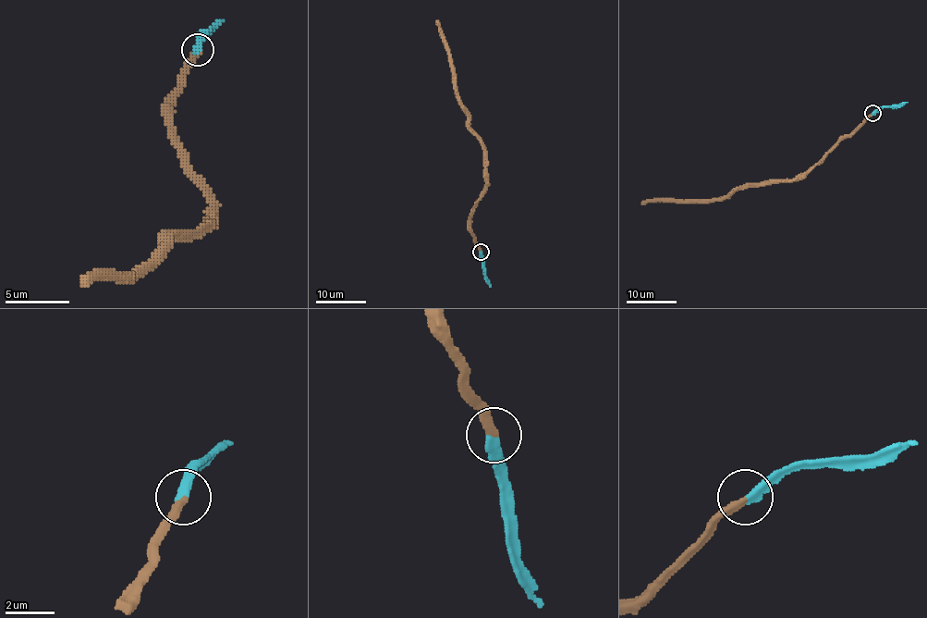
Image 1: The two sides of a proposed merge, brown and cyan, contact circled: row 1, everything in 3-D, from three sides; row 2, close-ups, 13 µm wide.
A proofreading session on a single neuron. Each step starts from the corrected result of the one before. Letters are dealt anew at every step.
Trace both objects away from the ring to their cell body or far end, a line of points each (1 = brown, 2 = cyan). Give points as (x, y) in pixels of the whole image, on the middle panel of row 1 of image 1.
1: (481, 252), (470, 230), (470, 209), (483, 191), (485, 148), (460, 105), (449, 49), (436, 20)
2: (481, 252), (484, 279), (491, 287)

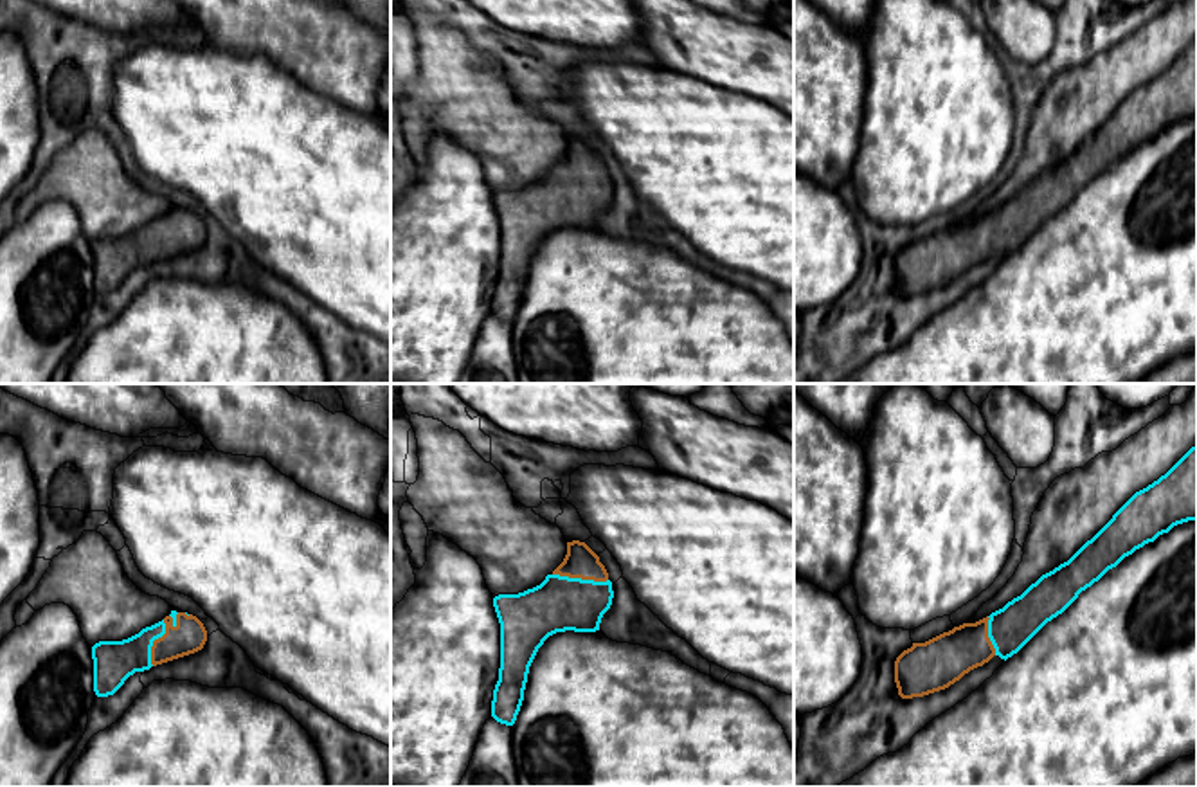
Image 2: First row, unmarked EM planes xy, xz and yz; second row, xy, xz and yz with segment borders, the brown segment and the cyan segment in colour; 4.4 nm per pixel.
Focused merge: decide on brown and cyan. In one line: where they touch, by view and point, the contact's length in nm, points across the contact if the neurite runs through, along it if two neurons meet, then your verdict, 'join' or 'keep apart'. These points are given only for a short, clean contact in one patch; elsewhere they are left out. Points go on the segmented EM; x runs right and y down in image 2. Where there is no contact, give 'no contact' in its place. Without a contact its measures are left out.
meets brown in xz at (580, 577); contact 260 nm long; join

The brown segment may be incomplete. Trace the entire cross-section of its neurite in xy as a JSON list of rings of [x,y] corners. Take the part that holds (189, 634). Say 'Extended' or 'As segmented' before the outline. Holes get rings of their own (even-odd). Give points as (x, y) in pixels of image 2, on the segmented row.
Extended. [[[176,611],[128,639],[99,641],[92,647],[94,692],[97,697],[113,695],[135,672],[194,654],[205,641],[203,623]]]

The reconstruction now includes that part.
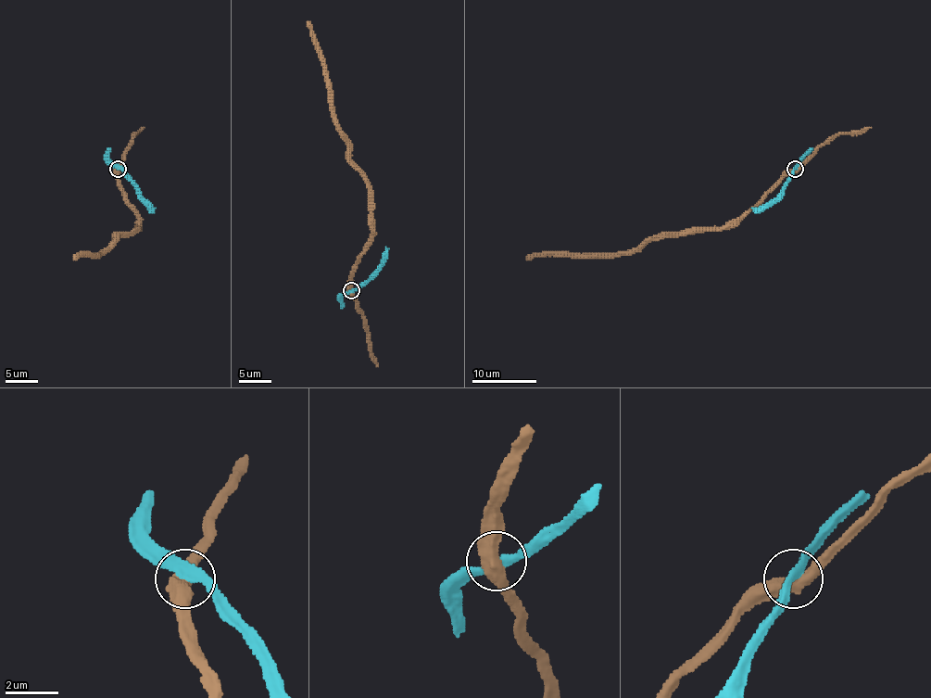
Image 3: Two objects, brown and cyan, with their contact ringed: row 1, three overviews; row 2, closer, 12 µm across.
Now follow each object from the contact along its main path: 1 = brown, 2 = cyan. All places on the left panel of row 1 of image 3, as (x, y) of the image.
1: (119, 169), (119, 188), (134, 211), (138, 227), (121, 232), (99, 255), (78, 255), (73, 258)
2: (119, 169), (154, 211)

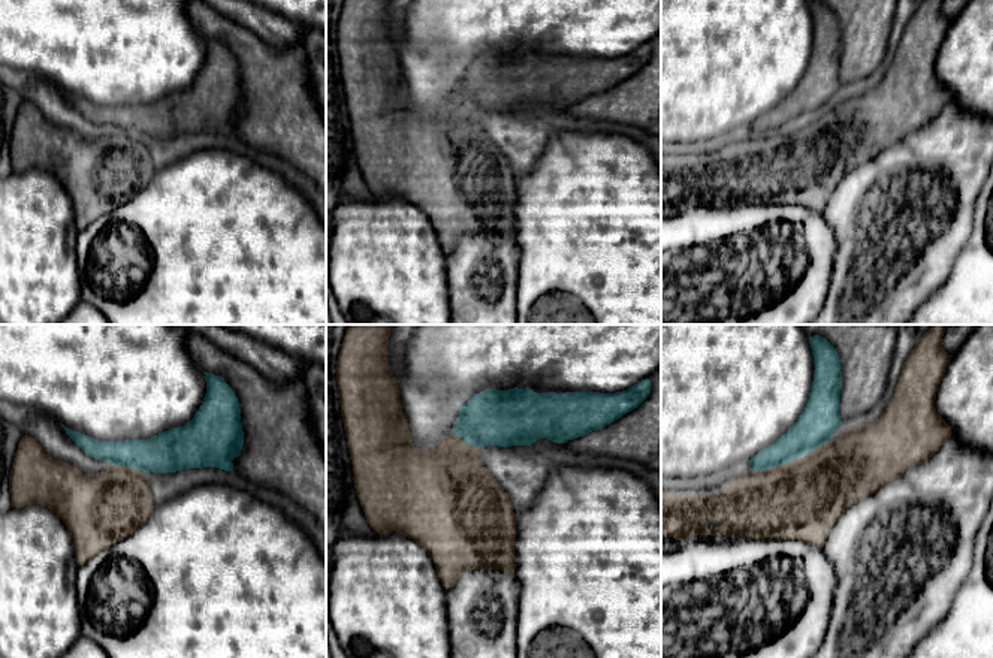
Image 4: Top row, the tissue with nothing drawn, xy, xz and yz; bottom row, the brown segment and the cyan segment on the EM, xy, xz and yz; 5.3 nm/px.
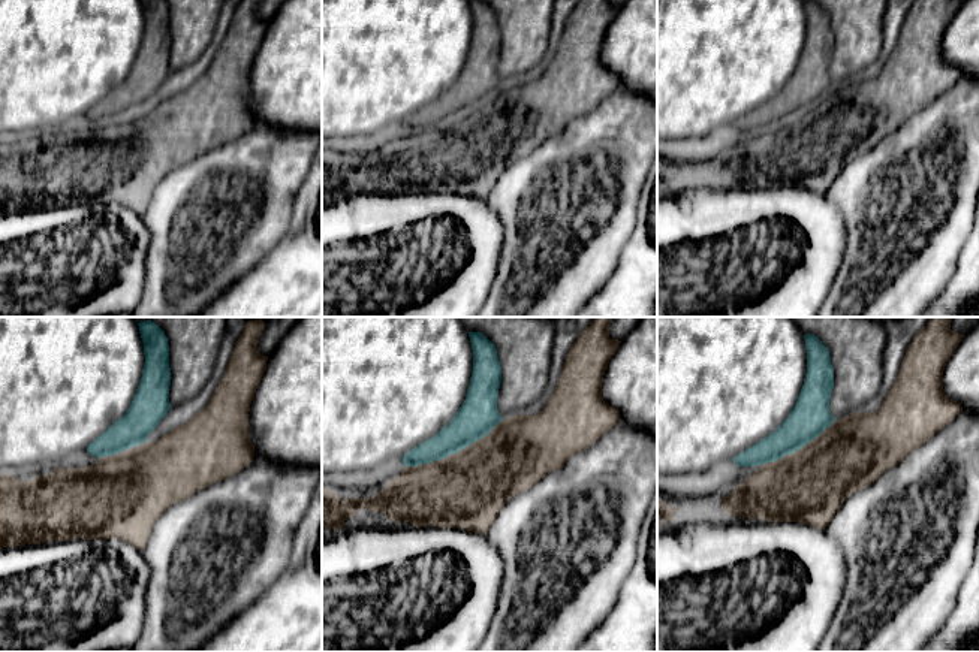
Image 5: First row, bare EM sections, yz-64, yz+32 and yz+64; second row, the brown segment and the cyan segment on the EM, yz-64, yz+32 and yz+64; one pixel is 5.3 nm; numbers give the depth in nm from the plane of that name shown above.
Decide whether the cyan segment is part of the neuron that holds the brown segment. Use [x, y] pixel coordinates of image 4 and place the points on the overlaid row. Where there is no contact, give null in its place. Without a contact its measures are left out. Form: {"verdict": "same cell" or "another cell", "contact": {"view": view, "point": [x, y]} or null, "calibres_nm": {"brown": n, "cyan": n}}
{"verdict": "another cell", "contact": {"view": "xy", "point": [127, 467]}, "calibres_nm": {"brown": 380, "cyan": 220}}

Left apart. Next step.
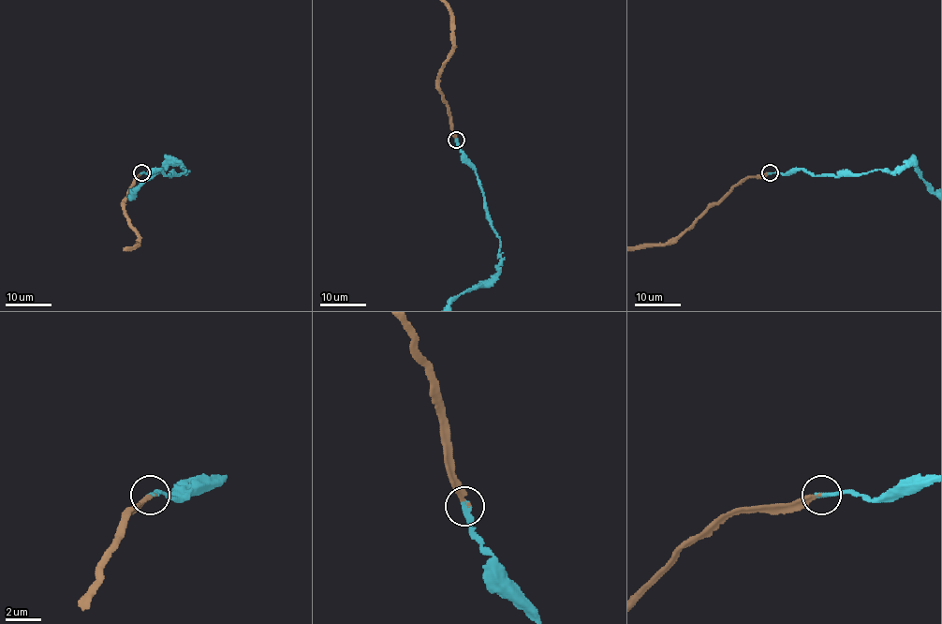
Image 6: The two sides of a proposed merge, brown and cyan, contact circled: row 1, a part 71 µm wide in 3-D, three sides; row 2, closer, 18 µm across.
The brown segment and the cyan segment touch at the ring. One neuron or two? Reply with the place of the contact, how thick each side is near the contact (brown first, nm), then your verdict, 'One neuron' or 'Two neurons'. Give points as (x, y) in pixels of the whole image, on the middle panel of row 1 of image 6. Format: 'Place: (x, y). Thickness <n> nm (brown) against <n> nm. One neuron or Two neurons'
Place: (456, 140). Thickness 280 nm (brown) against 300 nm. One neuron

